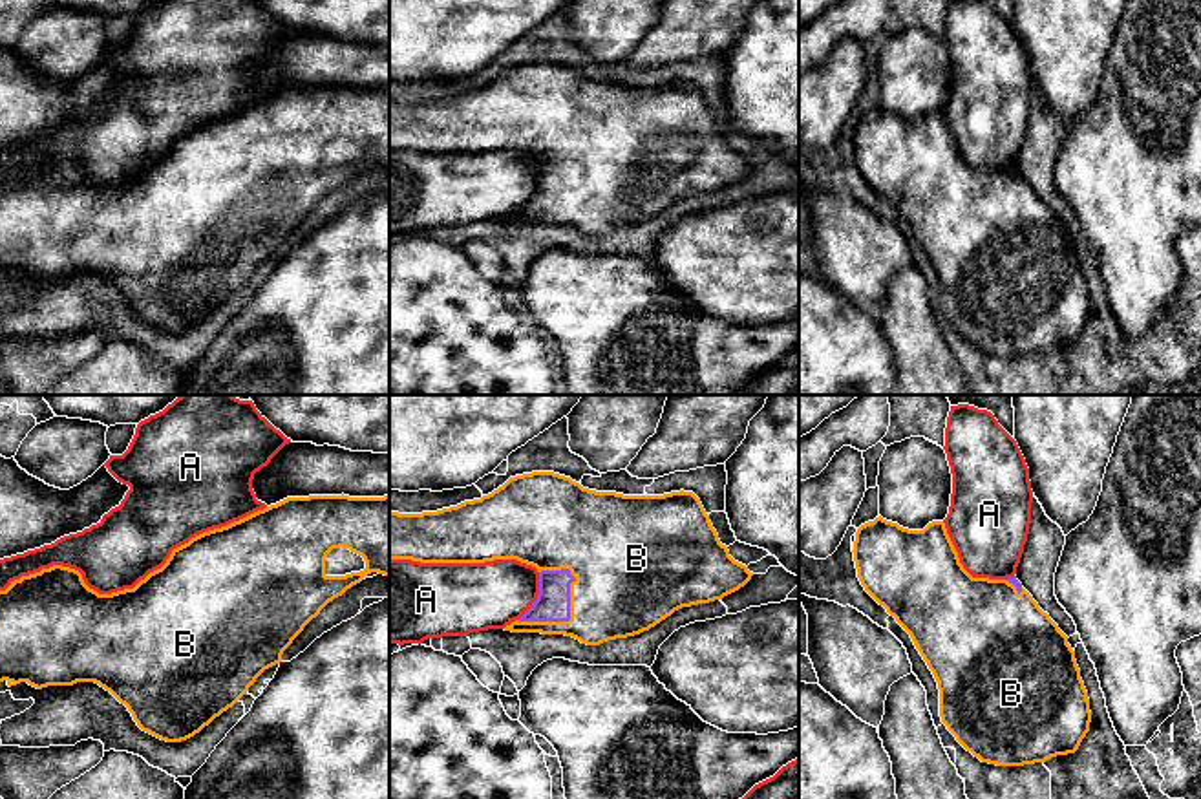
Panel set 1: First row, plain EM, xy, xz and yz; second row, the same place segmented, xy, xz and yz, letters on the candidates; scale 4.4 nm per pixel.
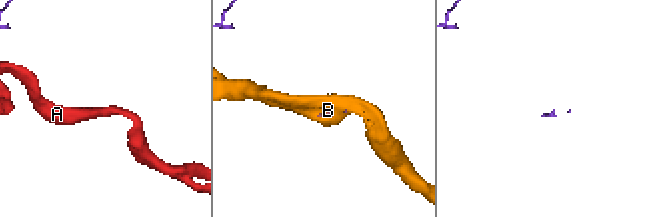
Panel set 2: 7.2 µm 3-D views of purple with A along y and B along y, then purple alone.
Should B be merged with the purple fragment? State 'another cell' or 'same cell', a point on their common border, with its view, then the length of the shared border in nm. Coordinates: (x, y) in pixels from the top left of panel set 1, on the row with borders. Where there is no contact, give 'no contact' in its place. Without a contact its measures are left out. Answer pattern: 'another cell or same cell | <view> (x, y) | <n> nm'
same cell | xz (569, 618) | 320 nm

